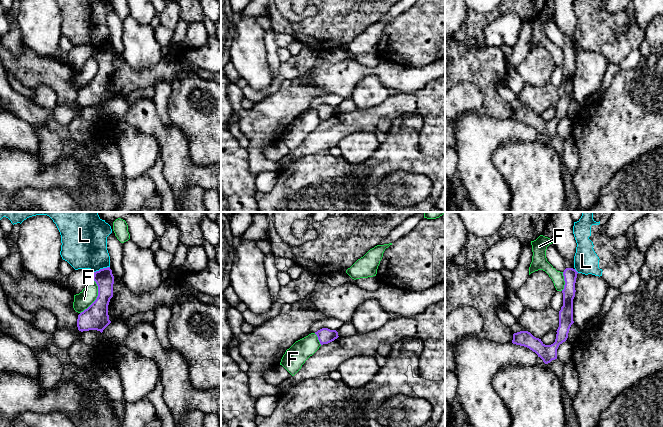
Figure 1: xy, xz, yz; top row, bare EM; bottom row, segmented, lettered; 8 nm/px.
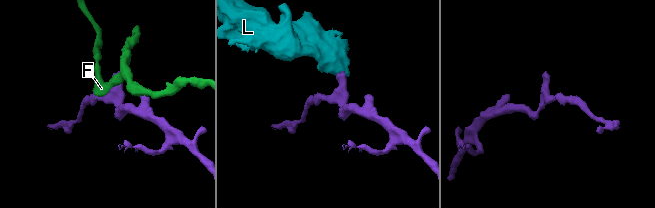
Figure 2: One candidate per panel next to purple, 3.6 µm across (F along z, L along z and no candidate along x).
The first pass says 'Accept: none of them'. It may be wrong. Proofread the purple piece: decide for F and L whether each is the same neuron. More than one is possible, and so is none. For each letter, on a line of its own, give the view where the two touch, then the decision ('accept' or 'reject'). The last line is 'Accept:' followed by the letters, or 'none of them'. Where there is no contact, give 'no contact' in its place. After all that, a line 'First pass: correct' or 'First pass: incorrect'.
F: contact in xy; reject
L: contact in xy; reject
Accept: none of them
First pass: correct

